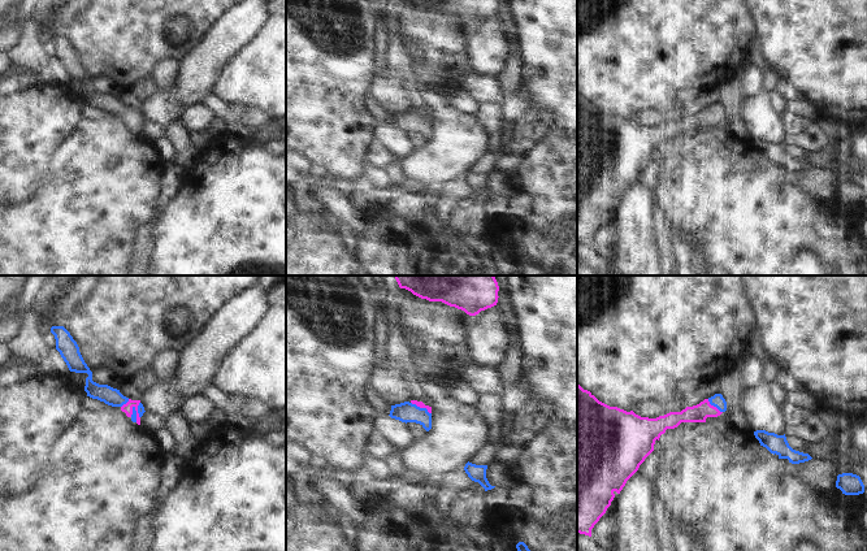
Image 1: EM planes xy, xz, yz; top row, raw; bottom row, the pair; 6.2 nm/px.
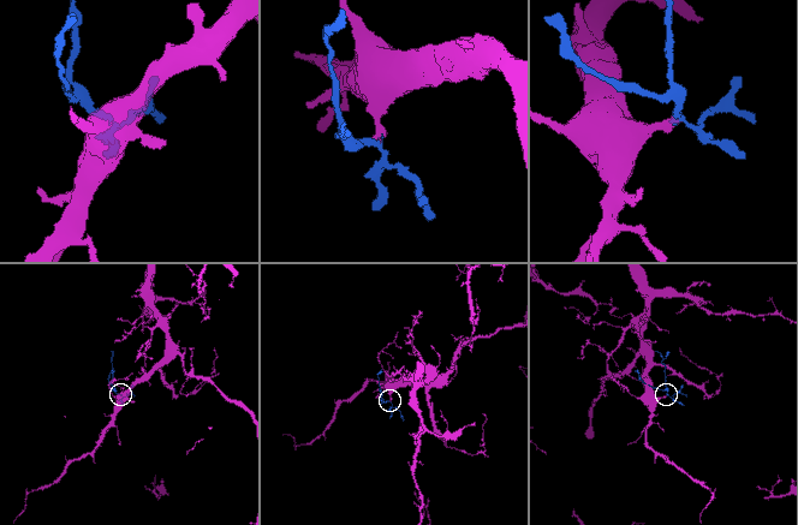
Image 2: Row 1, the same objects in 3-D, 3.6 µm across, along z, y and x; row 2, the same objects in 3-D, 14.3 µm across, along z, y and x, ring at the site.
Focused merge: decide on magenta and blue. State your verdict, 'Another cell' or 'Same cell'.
Same cell.

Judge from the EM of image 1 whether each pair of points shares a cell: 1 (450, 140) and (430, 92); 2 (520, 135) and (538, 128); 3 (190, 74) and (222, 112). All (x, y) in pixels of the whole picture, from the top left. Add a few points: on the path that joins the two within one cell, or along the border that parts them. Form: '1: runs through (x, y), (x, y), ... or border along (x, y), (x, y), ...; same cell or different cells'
1: runs through (450, 129), (438, 104); same cell
2: runs through (524, 134), (530, 128), (534, 128); same cell
3: border along (209, 92), (202, 100); different cells

